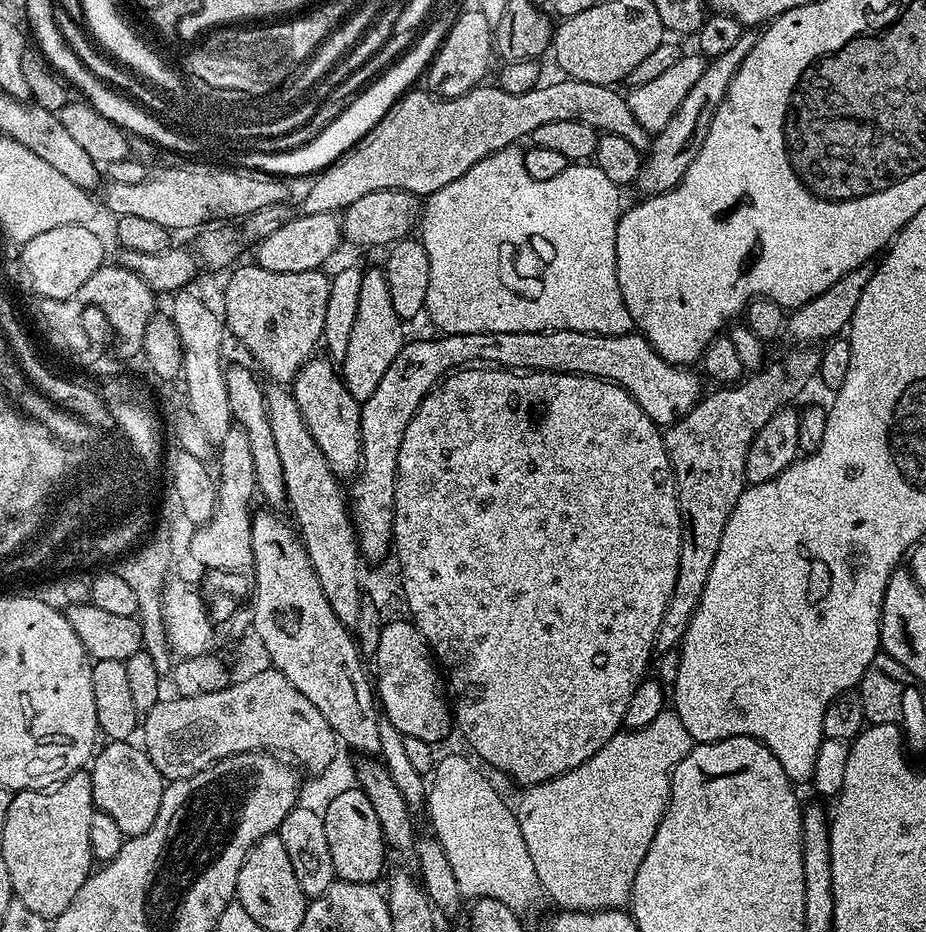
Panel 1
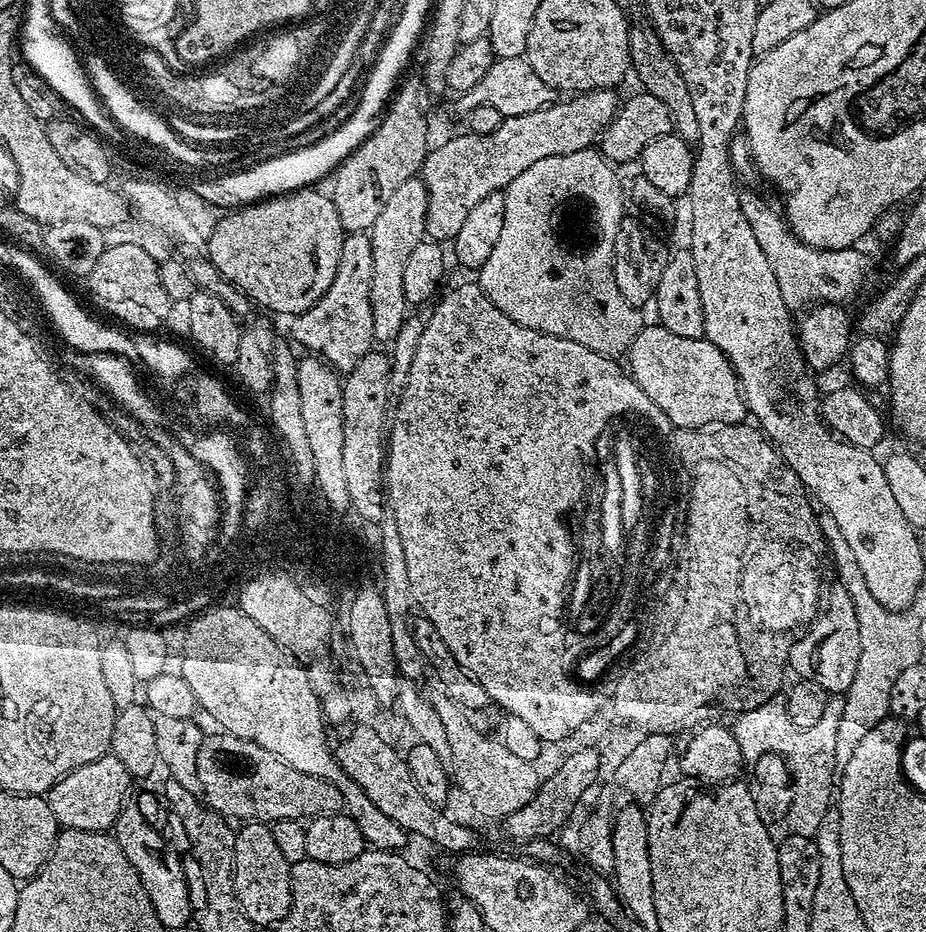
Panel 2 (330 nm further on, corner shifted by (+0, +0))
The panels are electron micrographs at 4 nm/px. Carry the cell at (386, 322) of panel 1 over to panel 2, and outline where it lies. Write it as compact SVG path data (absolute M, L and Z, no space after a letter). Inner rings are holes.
M413 178L402 182L398 190L382 206L374 226L370 229L372 249L374 250L374 278L370 278L370 314L372 315L373 341L390 342L402 330L404 321L410 315L410 305L402 287L402 273L406 267L406 258L418 242L425 239L426 210L428 209L428 191L423 179Z

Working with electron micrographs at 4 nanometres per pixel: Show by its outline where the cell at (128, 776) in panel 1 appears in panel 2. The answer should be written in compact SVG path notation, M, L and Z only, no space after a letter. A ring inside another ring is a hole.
M114 755L86 762L63 776L47 793L46 799L61 829L73 828L87 832L108 832L115 829L118 814L128 802L133 791L134 778Z

